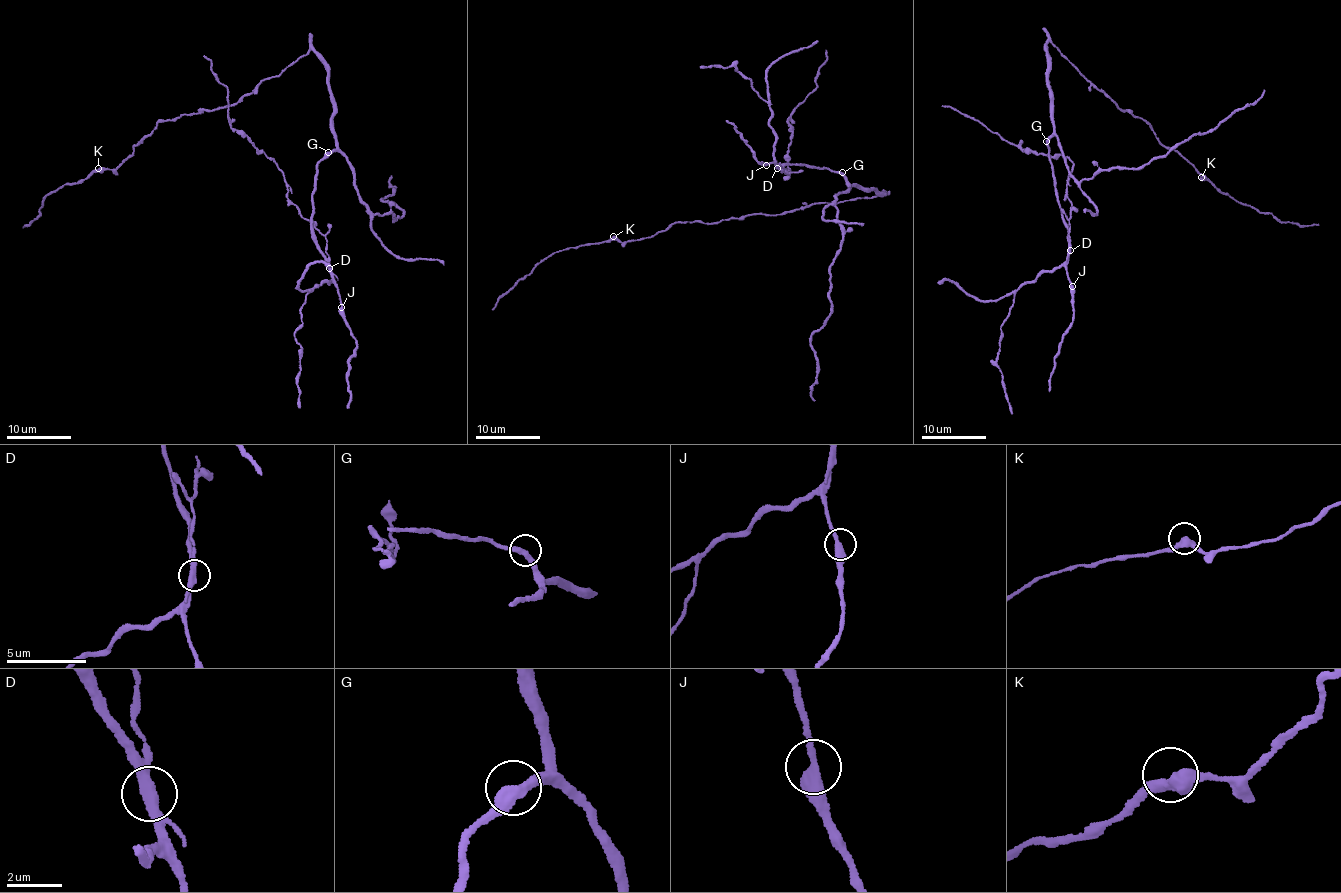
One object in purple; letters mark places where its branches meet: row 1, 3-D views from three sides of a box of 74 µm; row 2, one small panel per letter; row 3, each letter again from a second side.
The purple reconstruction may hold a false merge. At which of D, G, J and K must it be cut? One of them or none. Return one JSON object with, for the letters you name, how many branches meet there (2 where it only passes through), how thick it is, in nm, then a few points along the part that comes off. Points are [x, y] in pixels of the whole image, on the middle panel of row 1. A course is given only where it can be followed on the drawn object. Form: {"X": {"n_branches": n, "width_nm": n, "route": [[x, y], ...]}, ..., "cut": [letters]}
{"D": {"n_branches": 2, "width_nm": 360, "route": [[777, 168], [788, 170], [789, 177], [788, 118], [816, 88], [826, 50]]}, "cut": ["D"]}

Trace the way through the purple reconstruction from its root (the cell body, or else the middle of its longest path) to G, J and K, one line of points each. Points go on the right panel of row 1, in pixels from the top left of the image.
G: (1049, 71), (1054, 131), (1046, 141)
J: (1049, 71), (1054, 131), (1048, 156), (1055, 195), (1068, 230), (1066, 265), (1072, 286)
K: (1049, 71), (1048, 42), (1120, 108), (1150, 124), (1157, 140), (1188, 160), (1204, 174), (1201, 177)

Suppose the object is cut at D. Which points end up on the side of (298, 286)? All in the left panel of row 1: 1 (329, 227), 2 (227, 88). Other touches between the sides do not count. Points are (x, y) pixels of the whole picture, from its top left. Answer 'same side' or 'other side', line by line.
1: other side
2: other side

